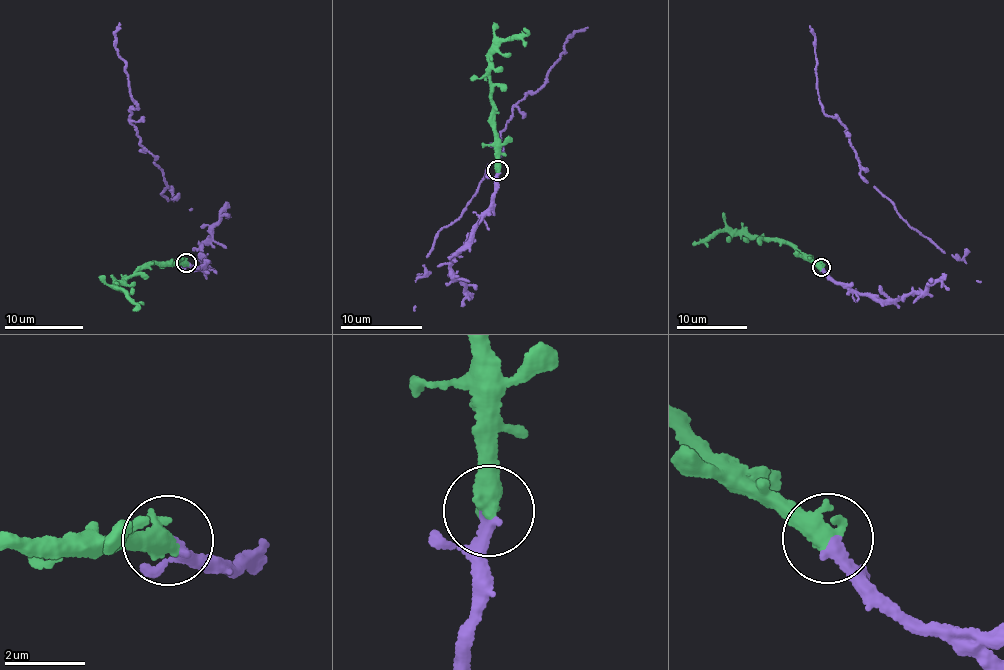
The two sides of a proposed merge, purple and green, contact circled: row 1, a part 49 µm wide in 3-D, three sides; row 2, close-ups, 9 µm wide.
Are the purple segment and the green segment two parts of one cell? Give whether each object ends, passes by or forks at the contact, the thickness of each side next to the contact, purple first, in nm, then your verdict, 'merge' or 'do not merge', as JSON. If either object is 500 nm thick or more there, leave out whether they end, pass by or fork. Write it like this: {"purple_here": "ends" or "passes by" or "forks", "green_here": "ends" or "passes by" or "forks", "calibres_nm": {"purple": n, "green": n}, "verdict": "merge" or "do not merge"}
{"calibres_nm": {"purple": 200, "green": 500}, "verdict": "merge"}

